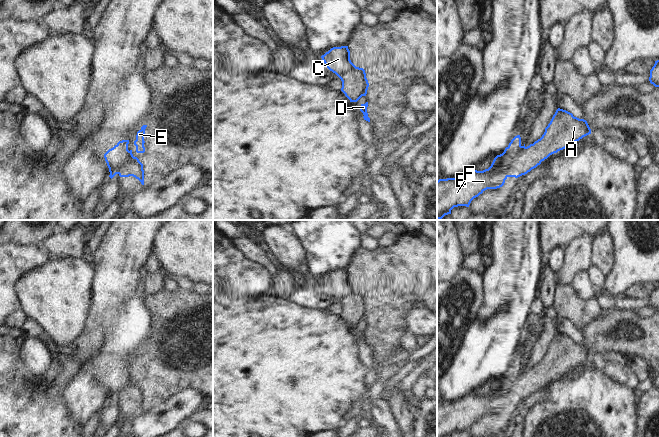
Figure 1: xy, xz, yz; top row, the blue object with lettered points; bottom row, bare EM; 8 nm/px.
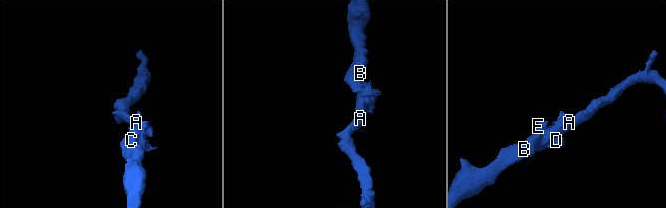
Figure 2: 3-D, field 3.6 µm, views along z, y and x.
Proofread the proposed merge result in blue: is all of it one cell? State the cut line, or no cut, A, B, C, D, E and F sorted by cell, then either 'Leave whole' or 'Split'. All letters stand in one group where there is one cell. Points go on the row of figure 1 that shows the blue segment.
Split along yz (521, 146), (507, 169), (507, 176). Groups: A D E / B C F. Split

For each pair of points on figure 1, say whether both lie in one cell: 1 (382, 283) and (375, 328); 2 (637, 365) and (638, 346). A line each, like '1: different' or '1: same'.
1: same
2: different

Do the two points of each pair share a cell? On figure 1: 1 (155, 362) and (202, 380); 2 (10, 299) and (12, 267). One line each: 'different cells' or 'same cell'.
1: same cell
2: same cell

